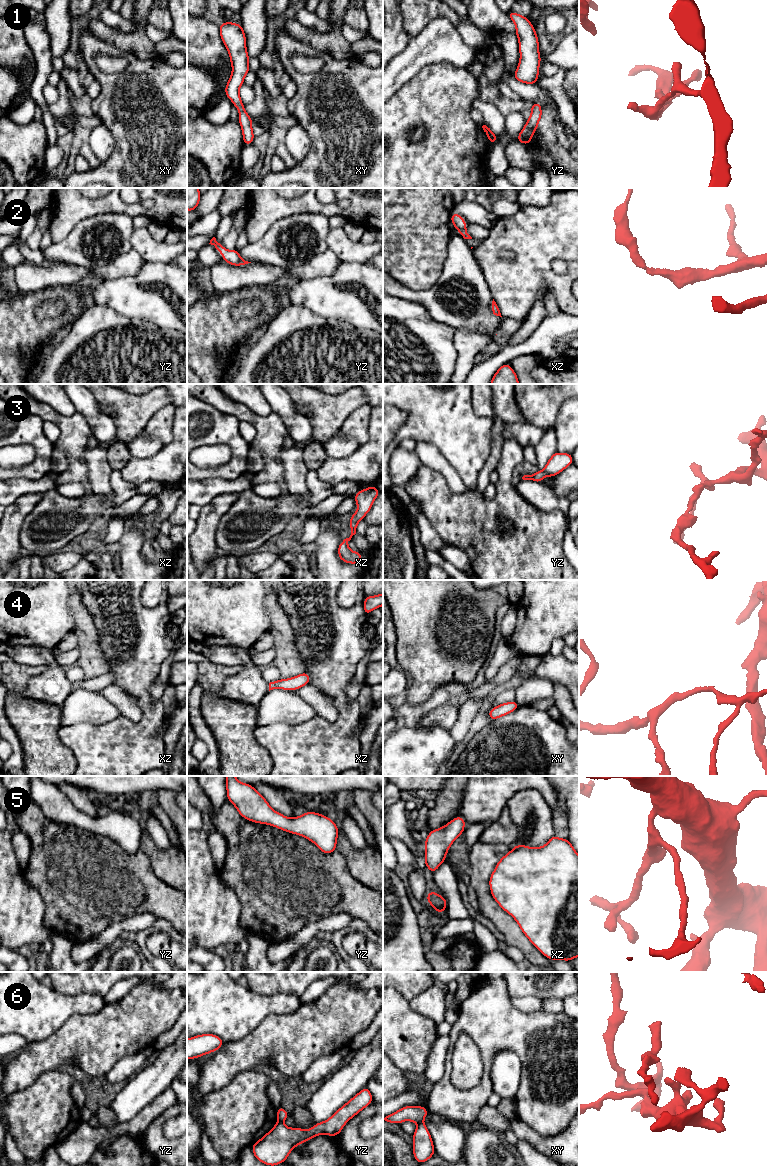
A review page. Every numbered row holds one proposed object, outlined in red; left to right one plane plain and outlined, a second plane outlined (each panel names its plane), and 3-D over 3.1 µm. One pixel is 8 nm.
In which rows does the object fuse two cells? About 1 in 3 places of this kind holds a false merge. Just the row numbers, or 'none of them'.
6

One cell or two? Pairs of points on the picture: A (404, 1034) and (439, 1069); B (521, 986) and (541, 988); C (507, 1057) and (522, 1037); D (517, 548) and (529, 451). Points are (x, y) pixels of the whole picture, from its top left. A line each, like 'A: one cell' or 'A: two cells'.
A: one cell
B: one cell
C: two cells
D: two cells

